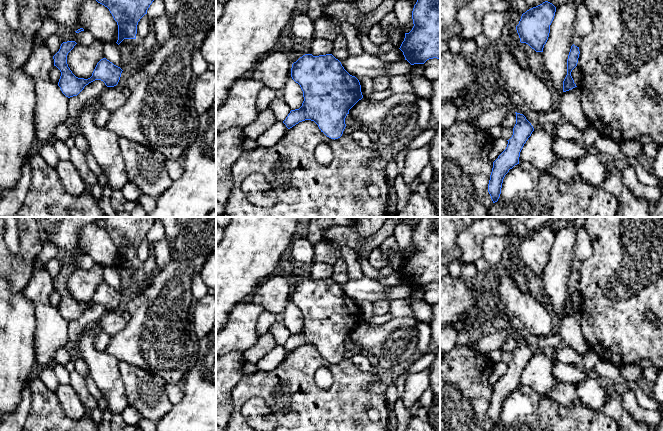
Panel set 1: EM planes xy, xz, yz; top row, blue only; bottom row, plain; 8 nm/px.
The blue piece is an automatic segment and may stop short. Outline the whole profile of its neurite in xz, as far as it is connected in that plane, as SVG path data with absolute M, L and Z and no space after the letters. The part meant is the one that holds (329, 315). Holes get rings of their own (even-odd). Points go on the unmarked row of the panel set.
M305 278L292 288L291 301L303 315L304 325L299 333L291 334L283 347L288 353L305 344L314 345L321 356L331 363L342 360L349 334L363 322L359 304L350 299L332 278Z

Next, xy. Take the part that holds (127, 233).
M97 217L95 224L107 231L118 249L119 269L124 263L136 263L137 249L140 243L147 238L147 234L154 225L154 217Z

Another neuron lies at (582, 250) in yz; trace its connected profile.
M584 227L576 231L576 240L572 249L573 259L584 262L592 255L593 247L589 234Z

